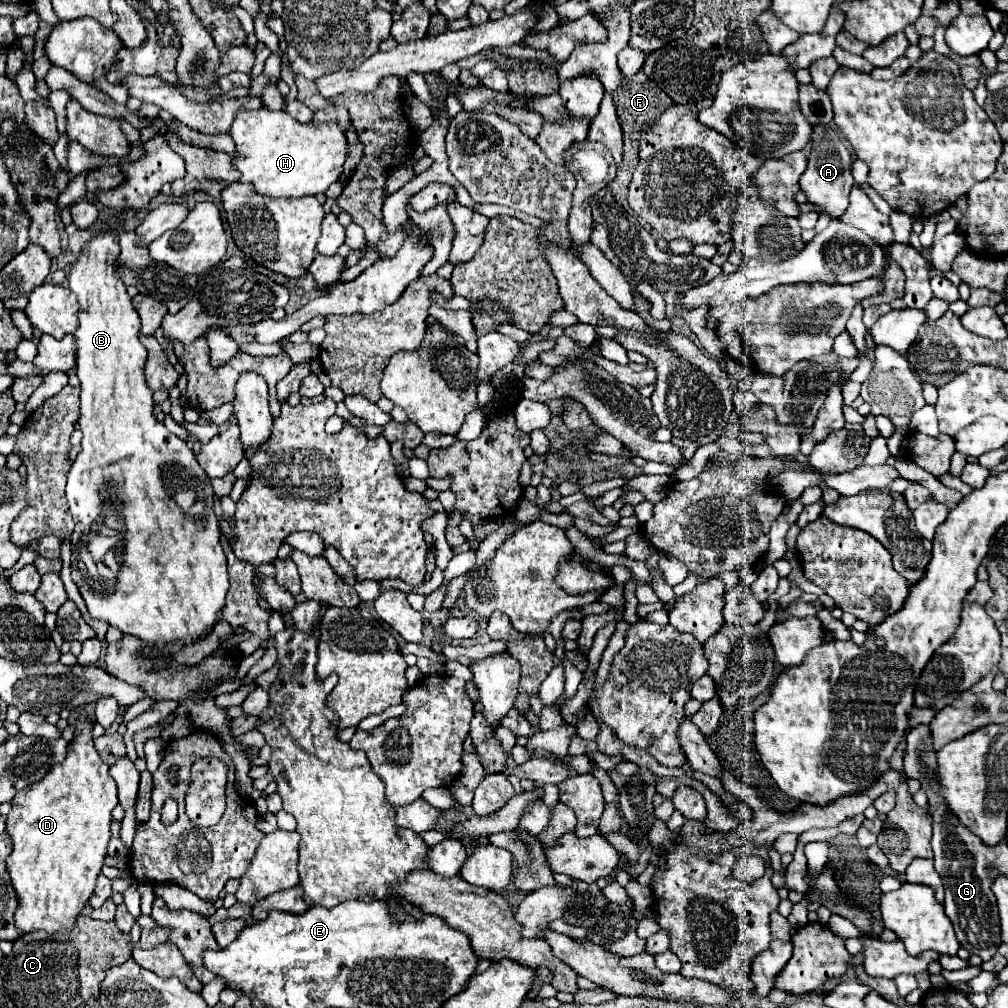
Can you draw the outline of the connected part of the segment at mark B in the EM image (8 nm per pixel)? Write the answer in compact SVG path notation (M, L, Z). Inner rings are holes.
M108 228L82 244L82 252L68 274L68 288L78 296L80 304L80 326L74 338L78 348L76 376L82 388L82 414L78 422L84 434L82 452L74 460L66 484L68 506L76 520L72 534L72 580L92 618L104 620L122 634L138 636L150 644L168 644L176 640L192 644L208 634L218 622L218 612L226 606L226 592L230 588L226 554L220 544L214 492L208 474L200 468L186 442L154 418L152 390L144 378L146 348L138 340L140 318L126 292L126 284L118 276L118 254L116 228ZM184 492L194 494L192 506L182 506L178 502L178 496ZM90 532L98 536L116 536L116 544L100 560L114 572L116 582L108 582L98 574L98 562L88 550Z

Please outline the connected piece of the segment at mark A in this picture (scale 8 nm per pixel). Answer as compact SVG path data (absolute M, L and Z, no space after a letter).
M816 126L812 132L812 152L808 158L808 168L800 178L800 190L806 194L806 202L816 206L818 214L826 214L832 220L840 220L842 214L846 212L848 194L854 186L850 164L852 164L852 154L844 146L842 138L826 126Z

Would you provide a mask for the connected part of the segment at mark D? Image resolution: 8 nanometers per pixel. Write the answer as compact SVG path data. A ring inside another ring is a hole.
M80 714L74 722L74 738L68 746L66 760L54 766L42 780L26 786L12 798L12 810L8 814L8 832L12 836L14 850L8 858L8 874L16 888L20 906L16 910L16 928L26 934L34 930L60 932L70 930L76 922L76 916L88 904L88 898L94 892L96 876L104 866L106 846L110 840L110 822L112 810L118 804L116 782L108 774L108 764L98 756L92 742L94 722Z

